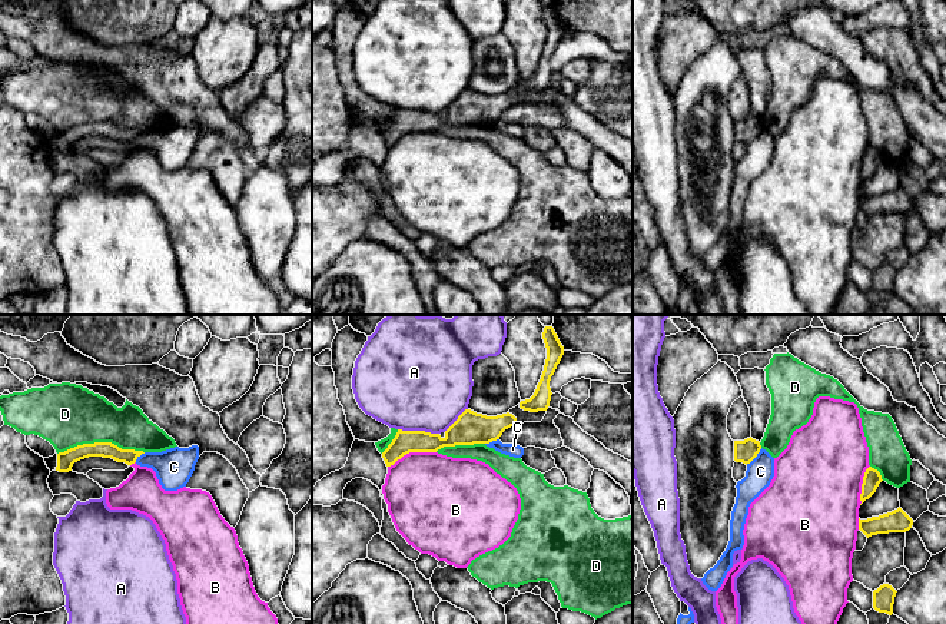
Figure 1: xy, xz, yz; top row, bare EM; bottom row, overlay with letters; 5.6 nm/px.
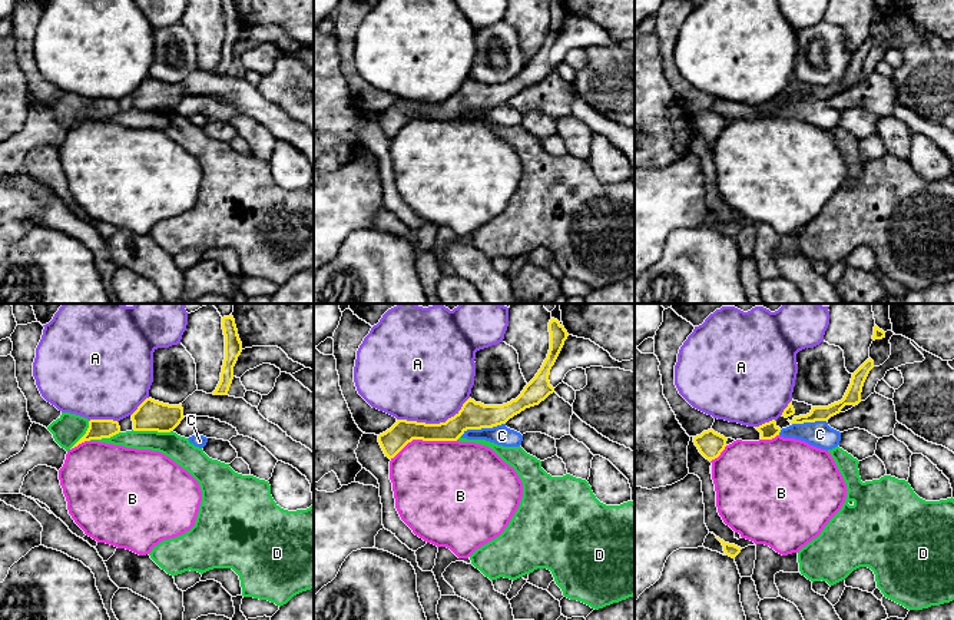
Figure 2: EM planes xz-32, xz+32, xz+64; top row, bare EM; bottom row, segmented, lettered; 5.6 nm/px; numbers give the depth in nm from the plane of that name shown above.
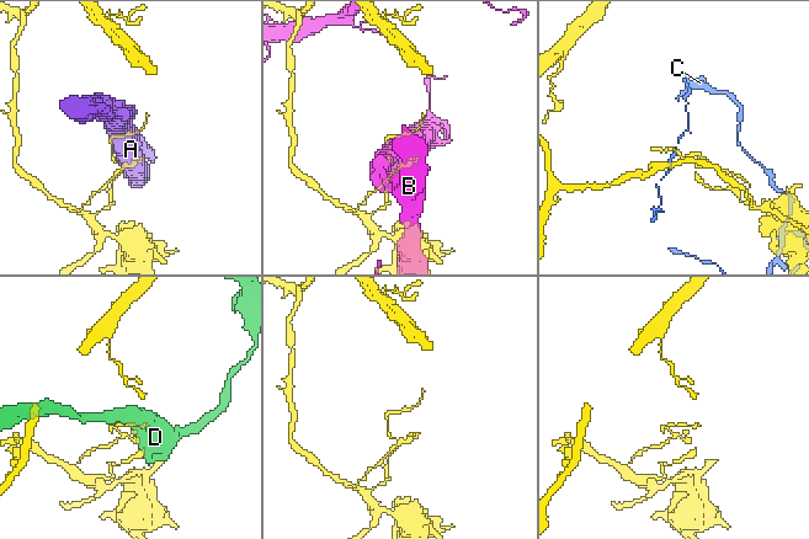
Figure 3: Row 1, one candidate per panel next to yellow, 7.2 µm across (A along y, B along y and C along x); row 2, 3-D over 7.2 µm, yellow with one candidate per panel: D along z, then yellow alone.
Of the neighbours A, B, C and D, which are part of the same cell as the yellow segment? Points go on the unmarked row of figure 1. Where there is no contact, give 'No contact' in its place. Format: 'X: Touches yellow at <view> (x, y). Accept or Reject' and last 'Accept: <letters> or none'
A: Touches yellow at xz (418, 110). Reject
B: Touches yellow at xz (411, 130). Reject
C: Touches yellow at yz (754, 136). Reject
D: Touches yellow at xy (100, 122). Reject
Accept: none

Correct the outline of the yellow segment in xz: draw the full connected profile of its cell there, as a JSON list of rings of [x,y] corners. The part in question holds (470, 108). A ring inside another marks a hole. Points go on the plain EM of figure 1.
[[[465,89],[445,110],[444,117],[425,110],[398,109],[392,122],[382,132],[382,137],[386,146],[391,146],[409,132],[437,132],[444,126],[489,123],[499,119],[502,112],[515,103],[517,97],[509,92],[487,96]]]

